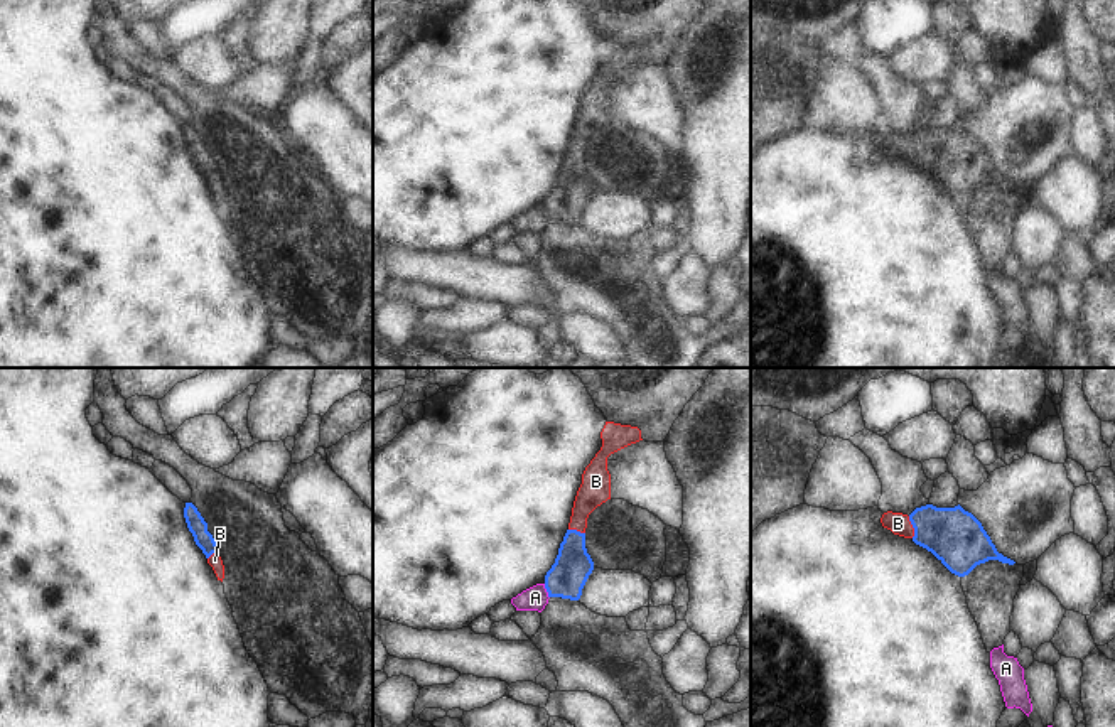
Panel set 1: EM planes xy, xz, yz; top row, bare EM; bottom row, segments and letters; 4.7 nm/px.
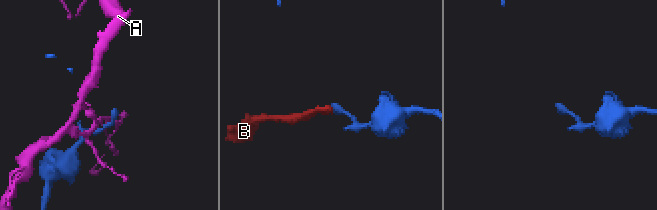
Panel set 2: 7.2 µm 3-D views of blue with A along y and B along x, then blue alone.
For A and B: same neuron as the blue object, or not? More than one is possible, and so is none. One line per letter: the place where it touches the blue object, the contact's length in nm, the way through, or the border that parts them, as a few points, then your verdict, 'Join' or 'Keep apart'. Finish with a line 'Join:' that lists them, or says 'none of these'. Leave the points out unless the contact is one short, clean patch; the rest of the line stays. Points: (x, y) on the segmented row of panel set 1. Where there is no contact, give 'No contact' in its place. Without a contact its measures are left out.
A: Touches blue at xz (547, 591). Shared border 80 nm. Boundary: xz (544, 584), (549, 597). Keep apart
B: Touches blue at yz (913, 527). Shared border 110 nm. Path across: yz (955, 537), (930, 527), (913, 527), (898, 523). Join
Join: B

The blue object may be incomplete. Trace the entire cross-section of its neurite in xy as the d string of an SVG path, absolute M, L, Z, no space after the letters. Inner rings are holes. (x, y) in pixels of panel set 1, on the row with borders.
M186 503L184 518L186 518L189 531L194 536L196 545L206 555L207 563L213 567L218 580L223 582L224 565L218 553L218 545L216 545L214 538L207 531L207 523L204 521L204 518L201 516L201 513L197 511L197 508L192 503Z

